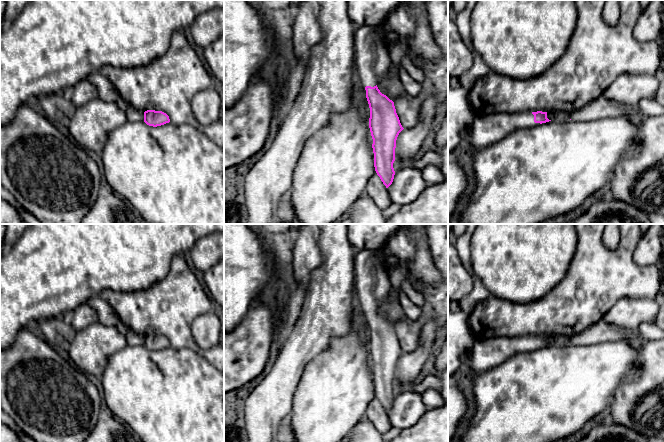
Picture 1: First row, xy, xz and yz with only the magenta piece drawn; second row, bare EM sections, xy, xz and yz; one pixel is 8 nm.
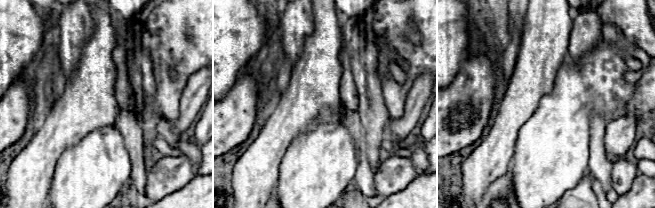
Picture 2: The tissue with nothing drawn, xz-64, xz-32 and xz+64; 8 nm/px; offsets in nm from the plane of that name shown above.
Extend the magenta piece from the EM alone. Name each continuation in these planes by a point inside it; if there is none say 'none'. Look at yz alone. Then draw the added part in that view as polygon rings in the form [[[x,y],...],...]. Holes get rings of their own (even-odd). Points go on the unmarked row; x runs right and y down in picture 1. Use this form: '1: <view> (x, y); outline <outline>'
1: yz (489, 353); outline [[[532,336],[476,340],[473,352],[463,368],[467,373],[471,371],[483,373],[519,352],[532,351],[535,348]]]

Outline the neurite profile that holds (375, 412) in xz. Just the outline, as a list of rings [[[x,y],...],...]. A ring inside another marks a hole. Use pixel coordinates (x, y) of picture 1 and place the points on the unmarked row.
[[[376,395],[367,407],[366,419],[370,420],[375,428],[382,434],[391,429],[387,412],[377,399]]]

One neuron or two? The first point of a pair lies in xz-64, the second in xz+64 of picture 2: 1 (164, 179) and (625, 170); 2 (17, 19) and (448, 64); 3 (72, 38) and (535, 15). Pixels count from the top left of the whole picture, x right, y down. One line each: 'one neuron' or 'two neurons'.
1: one neuron
2: one neuron
3: two neurons

